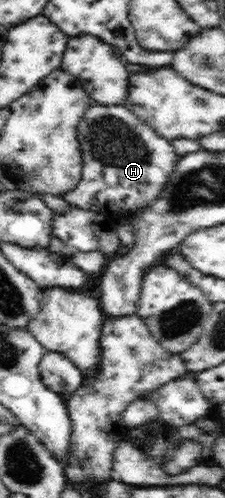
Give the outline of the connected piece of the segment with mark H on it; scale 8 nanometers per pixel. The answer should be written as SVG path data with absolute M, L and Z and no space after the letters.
M91 104L78 124L78 141L82 146L81 182L63 199L73 207L99 215L120 214L123 210L142 212L150 208L170 181L180 158L170 141L145 125L124 104Z

